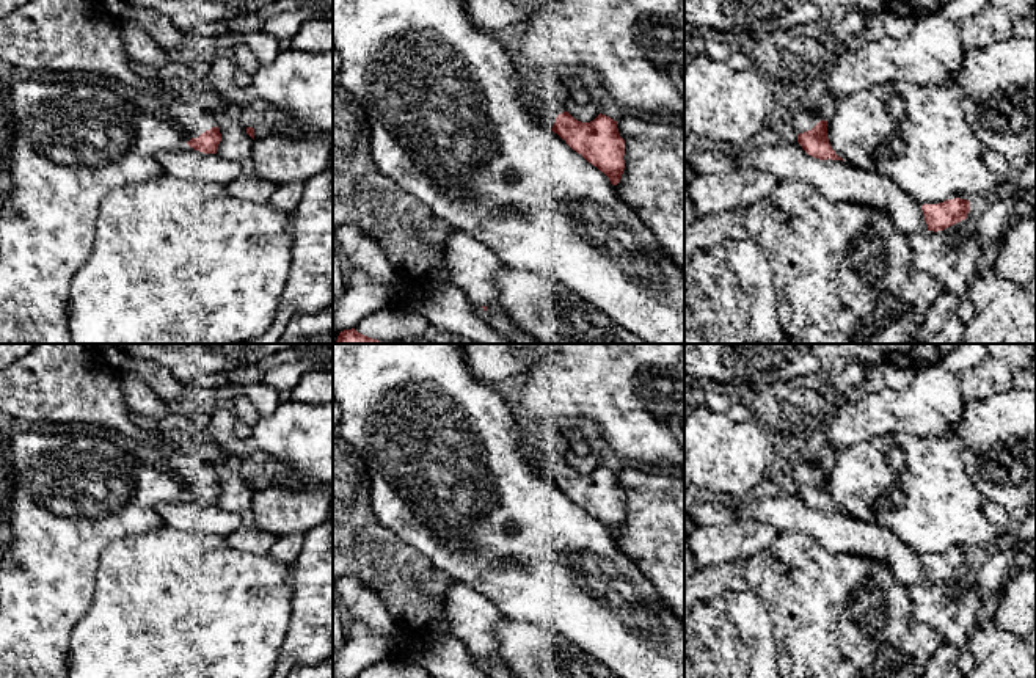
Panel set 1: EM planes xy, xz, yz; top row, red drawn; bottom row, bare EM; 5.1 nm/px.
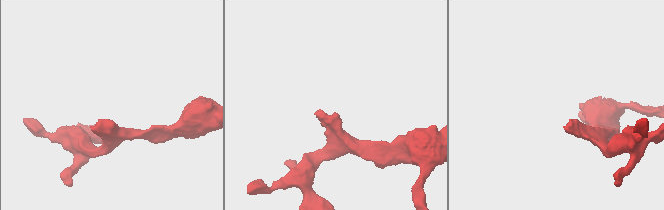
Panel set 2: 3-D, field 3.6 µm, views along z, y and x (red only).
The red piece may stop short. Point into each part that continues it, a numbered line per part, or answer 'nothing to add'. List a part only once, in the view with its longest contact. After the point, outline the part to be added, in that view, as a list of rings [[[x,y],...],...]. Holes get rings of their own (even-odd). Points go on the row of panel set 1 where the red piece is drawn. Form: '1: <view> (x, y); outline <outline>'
1: xy (192, 116); outline [[[185,94],[179,99],[165,96],[168,119],[185,135],[185,140],[198,138],[206,130],[217,127],[213,110],[204,100]]]

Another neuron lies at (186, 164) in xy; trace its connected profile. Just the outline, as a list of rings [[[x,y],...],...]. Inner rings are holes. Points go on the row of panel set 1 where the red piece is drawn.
[[[188,144],[160,151],[155,157],[165,174],[198,184],[229,185],[243,174],[239,162],[195,151]]]

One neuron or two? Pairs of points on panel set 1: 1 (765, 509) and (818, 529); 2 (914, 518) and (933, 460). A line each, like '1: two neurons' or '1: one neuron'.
1: one neuron
2: one neuron

